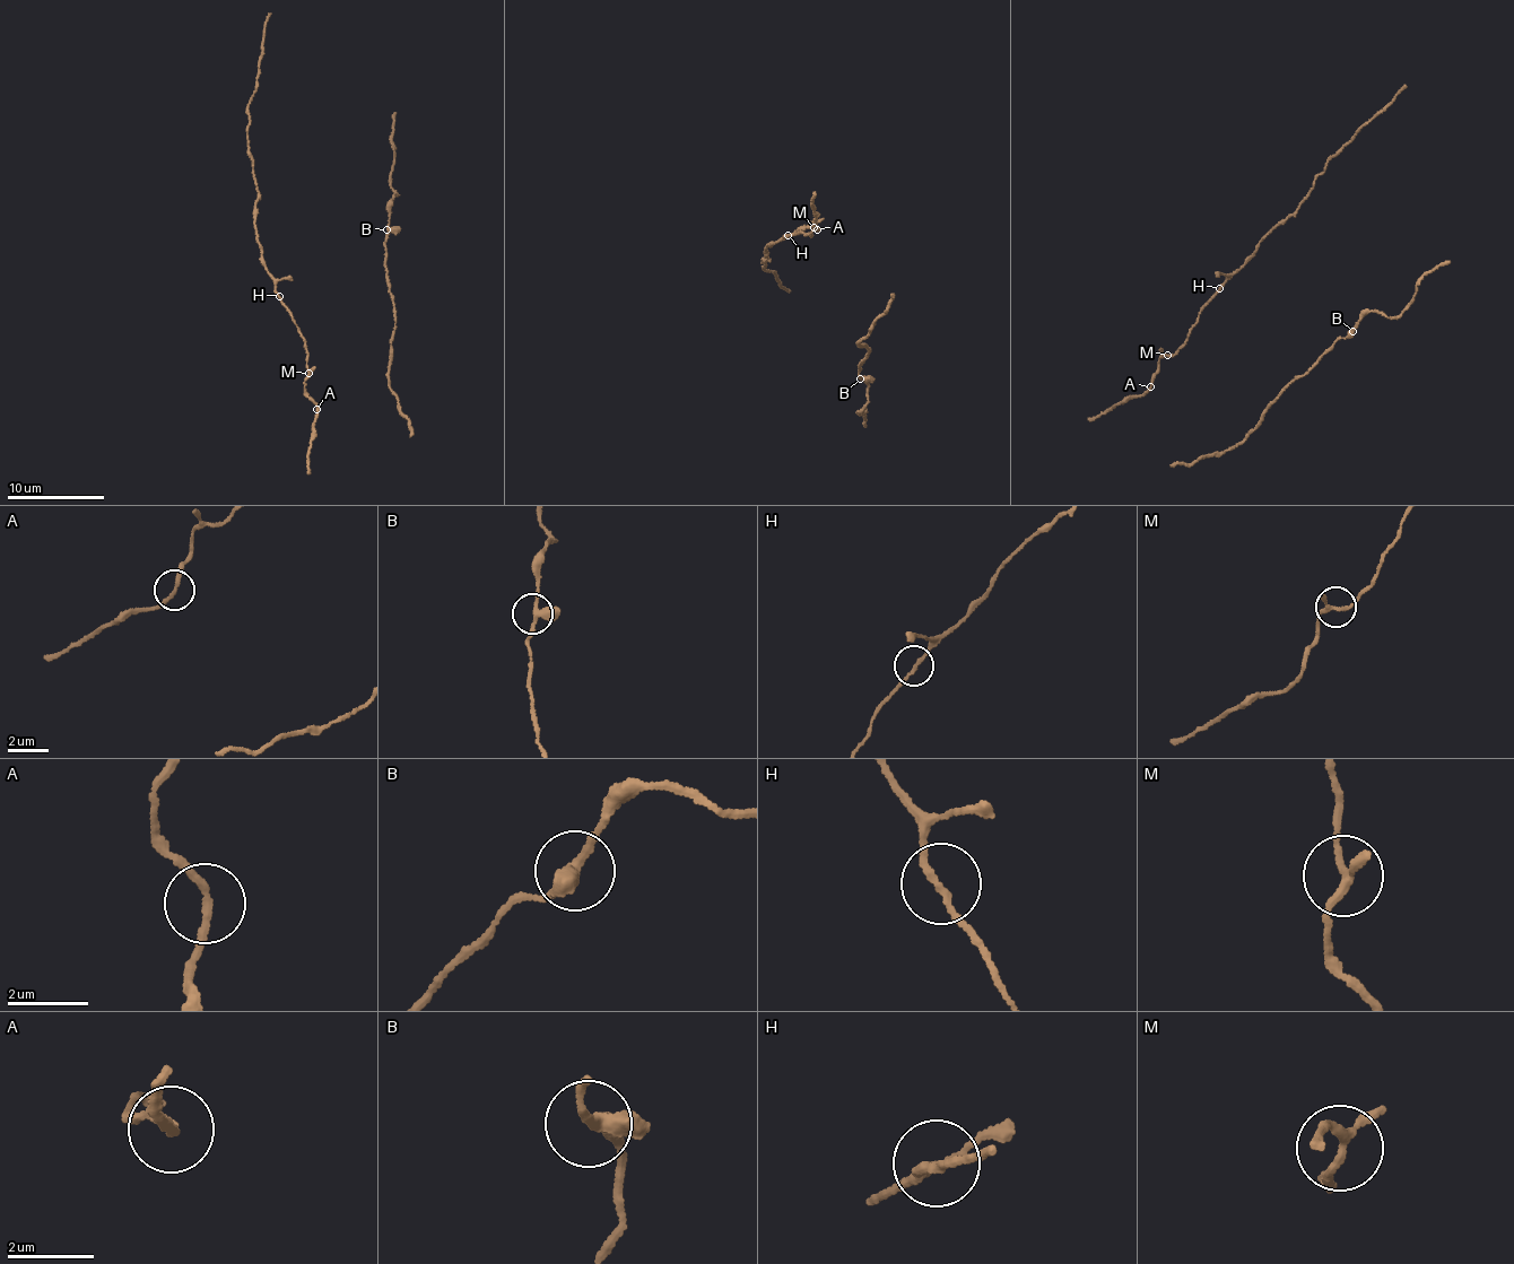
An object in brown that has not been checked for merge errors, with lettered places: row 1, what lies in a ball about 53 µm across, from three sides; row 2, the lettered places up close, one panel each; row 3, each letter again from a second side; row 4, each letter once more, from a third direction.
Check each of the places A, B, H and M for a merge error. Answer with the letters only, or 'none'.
none

